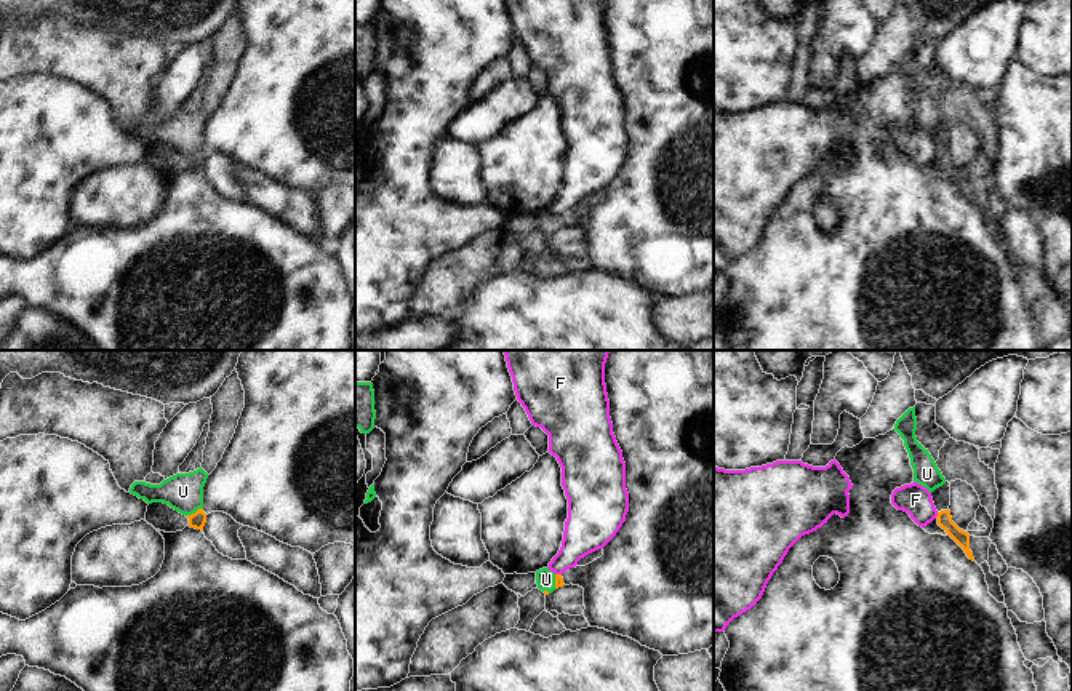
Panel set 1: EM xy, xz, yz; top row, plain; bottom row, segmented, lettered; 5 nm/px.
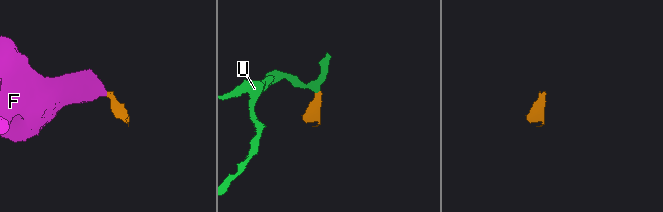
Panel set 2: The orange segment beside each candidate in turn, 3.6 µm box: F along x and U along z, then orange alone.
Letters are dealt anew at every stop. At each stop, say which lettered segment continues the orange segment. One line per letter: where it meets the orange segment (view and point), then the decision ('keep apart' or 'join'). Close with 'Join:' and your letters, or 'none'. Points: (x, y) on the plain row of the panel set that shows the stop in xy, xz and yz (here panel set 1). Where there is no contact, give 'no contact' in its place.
F: yz (938, 157) | keep apart
U: xy (196, 154) | join
Join: U

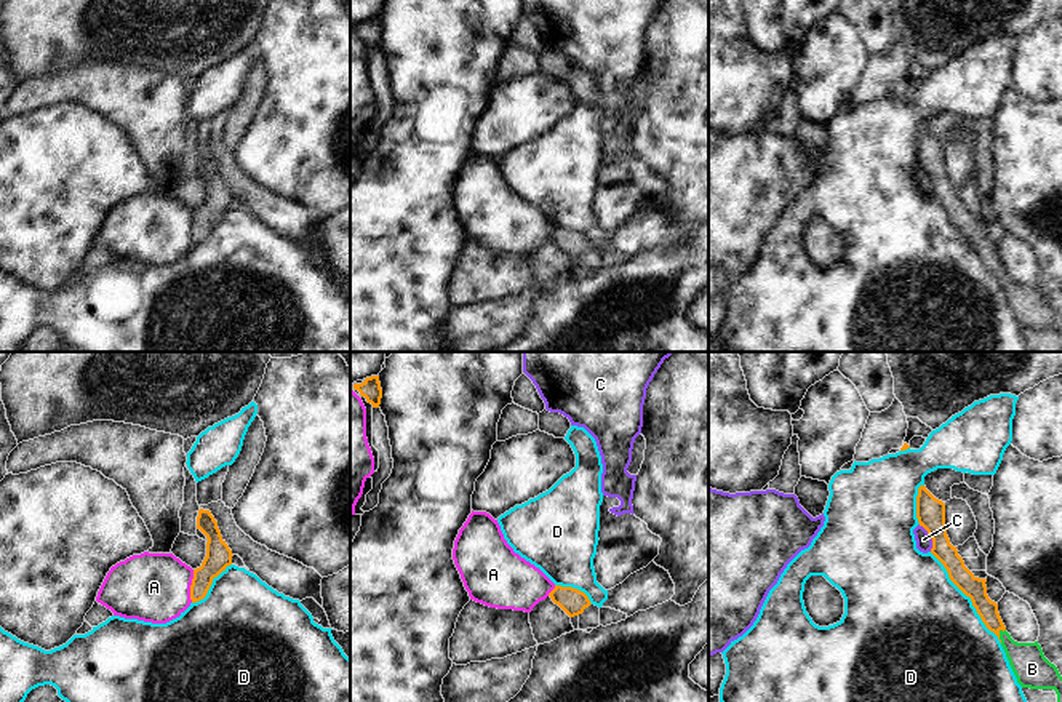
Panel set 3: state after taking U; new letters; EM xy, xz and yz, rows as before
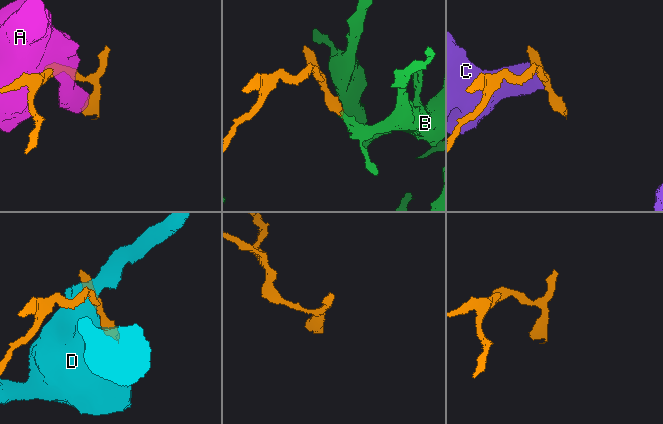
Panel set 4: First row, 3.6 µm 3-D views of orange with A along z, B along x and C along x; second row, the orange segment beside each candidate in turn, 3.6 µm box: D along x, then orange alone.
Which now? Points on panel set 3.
A: xy (191, 227) | keep apart
B: yz (998, 277) | join
C: yz (931, 179) | keep apart
D: yz (970, 239) | keep apart
Join: B

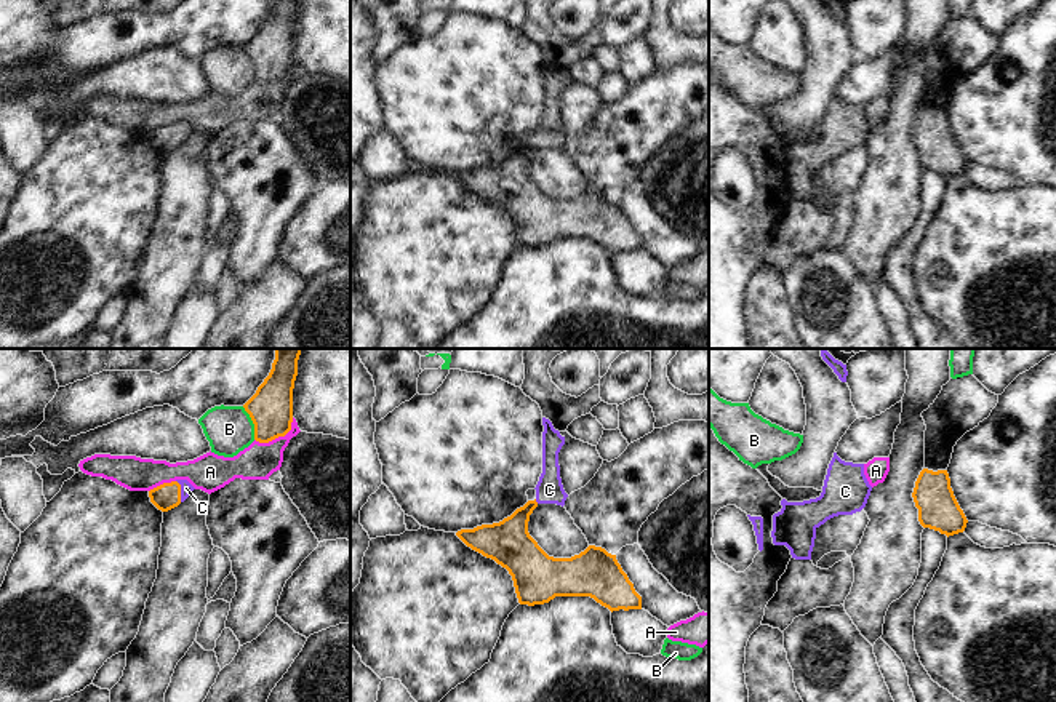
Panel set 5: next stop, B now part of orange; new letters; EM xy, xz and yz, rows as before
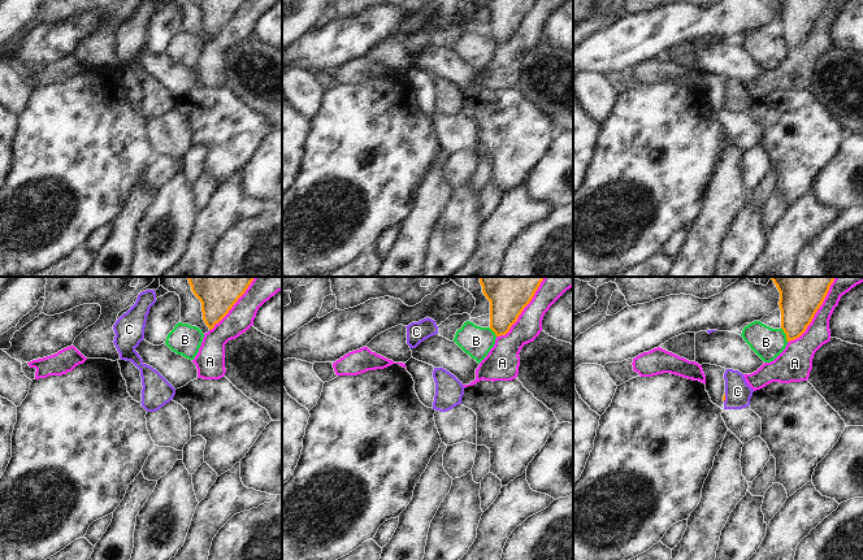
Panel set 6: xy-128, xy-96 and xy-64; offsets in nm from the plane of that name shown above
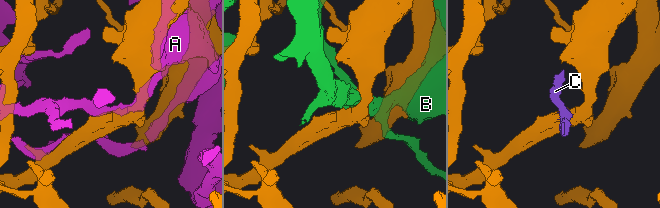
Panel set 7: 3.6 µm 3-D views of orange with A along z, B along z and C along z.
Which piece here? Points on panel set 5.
A: xy (277, 79) | keep apart
B: xy (253, 64) | keep apart
C: xy (180, 133) | join
Join: C

